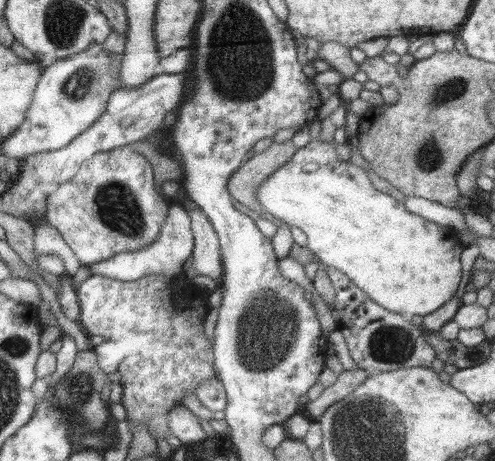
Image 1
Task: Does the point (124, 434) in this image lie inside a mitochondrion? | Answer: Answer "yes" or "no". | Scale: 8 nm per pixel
no

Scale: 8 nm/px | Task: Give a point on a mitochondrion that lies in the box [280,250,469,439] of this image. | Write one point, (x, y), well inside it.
(390, 344)

